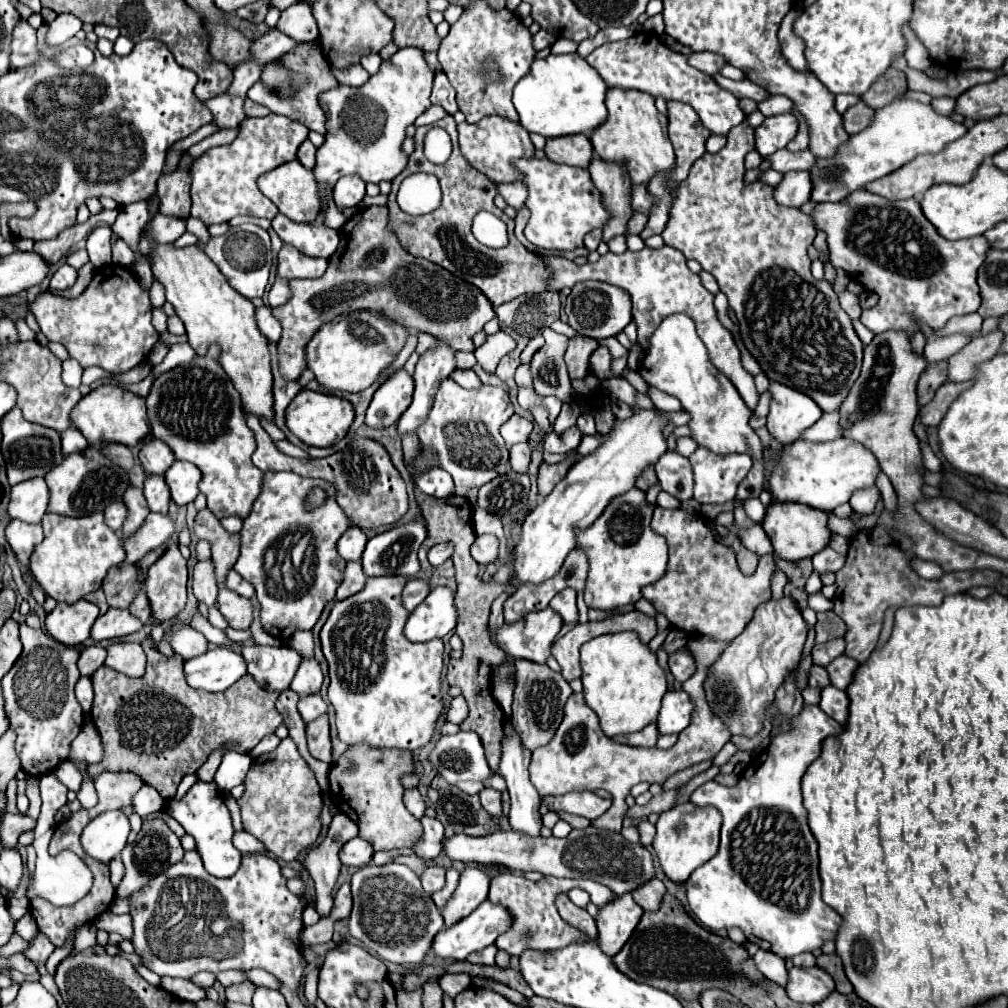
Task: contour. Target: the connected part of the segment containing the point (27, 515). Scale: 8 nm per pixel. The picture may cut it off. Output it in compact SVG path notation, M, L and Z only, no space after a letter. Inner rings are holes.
M44 477L22 481L12 487L12 499L8 505L8 515L12 519L22 519L26 523L40 523L50 499L50 489Z

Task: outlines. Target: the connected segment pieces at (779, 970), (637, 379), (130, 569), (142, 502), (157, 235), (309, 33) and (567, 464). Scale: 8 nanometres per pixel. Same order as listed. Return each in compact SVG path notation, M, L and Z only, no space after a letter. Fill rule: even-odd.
M758 951L754 955L754 963L758 967L758 971L762 971L764 977L768 977L770 981L778 983L778 985L786 985L786 977L788 977L788 971L784 967L784 959L780 959L778 955L774 953L768 953L768 951Z
M626 369L623 377L642 395L648 395L648 386L637 371Z
M116 565L108 571L104 583L102 583L102 589L106 593L106 599L108 599L108 605L110 607L116 607L116 609L126 609L136 591L142 589L142 583L138 583L138 569L136 565ZM134 583L136 583L136 589L134 589Z
M130 487L124 495L124 503L128 507L128 519L122 527L122 535L128 539L130 535L136 535L138 527L142 527L142 521L146 521L146 515L150 513L144 493L138 487Z
M154 215L152 221L148 223L146 235L140 237L138 241L138 251L148 257L156 245L166 245L174 243L184 231L186 231L186 221L184 219L172 219L166 215Z
M300 1L282 11L276 29L298 43L308 43L308 41L318 39L318 27L312 17L312 7Z
M572 459L564 461L564 463L558 463L558 465L542 463L540 469L538 469L538 495L540 495L540 497L550 495L552 487L558 485L558 483L566 477L566 471L568 471L570 467L572 467Z

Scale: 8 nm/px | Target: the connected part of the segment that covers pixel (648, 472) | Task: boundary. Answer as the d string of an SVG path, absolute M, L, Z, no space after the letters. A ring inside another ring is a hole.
M650 465L650 467L644 467L644 471L638 475L638 479L636 479L636 487L638 489L642 489L642 491L646 491L650 485L654 485L658 479L656 479L656 471L654 471L654 465Z

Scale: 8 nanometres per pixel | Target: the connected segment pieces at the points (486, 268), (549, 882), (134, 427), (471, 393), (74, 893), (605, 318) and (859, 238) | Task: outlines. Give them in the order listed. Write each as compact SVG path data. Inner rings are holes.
M446 115L444 119L436 121L430 127L418 127L416 129L416 151L410 155L408 167L392 181L392 191L390 191L390 201L394 201L394 231L398 233L398 239L402 243L402 247L414 255L414 257L422 257L428 259L444 269L448 269L454 275L460 275L464 281L476 285L482 293L486 293L486 297L490 299L490 303L496 307L500 303L506 303L518 295L524 293L540 293L546 289L544 279L546 279L546 267L540 263L540 257L530 253L514 235L514 221L508 219L504 215L504 211L500 211L494 205L494 197L498 195L496 183L492 183L490 179L486 179L486 175L482 175L480 171L476 171L474 167L470 167L470 163L466 161L466 157L462 155L460 147L458 147L458 129L456 123L452 119L452 115ZM432 127L442 127L444 131L448 131L448 135L452 137L452 155L446 163L442 165L434 165L424 157L424 135L432 129ZM418 171L426 171L438 177L440 187L442 187L442 205L428 213L428 215L420 215L420 217L412 217L406 215L398 203L396 203L396 191L398 185L404 177L418 173ZM482 209L492 211L496 217L500 217L502 221L506 221L508 225L508 239L510 243L502 249L490 249L484 247L482 243L478 243L470 231L472 227L472 219L476 213L480 213Z
M504 871L500 875L496 875L490 883L490 901L496 905L502 905L508 909L510 917L512 917L512 925L506 933L502 933L496 941L496 945L500 949L504 949L510 955L520 955L526 947L536 947L536 949L560 949L566 947L572 941L588 941L586 935L582 935L580 930L572 927L568 923L564 923L564 919L558 915L556 909L556 897L558 893L566 893L572 887L580 887L584 891L590 893L592 903L596 905L604 905L608 903L614 893L608 887L602 887L602 884L592 881L592 879L558 879L558 877L544 877L540 881L528 881L526 877L512 873L512 871Z
M100 385L98 389L90 391L86 397L78 401L78 405L72 409L72 423L74 427L88 439L88 443L100 443L100 441L112 441L122 443L126 447L138 445L148 433L150 425L146 419L146 401L140 395L134 395L132 391L126 391L118 385Z
M444 379L434 397L434 407L426 423L418 429L418 439L424 447L434 449L438 467L448 471L454 479L454 495L468 499L470 489L480 489L490 479L506 475L508 449L500 435L500 427L514 415L508 391L494 385L482 385L478 389L464 389L452 379Z
M48 851L38 853L34 881L28 891L28 899L42 897L54 905L74 905L92 887L90 867L72 851L62 851L50 857ZM64 887L64 899L62 899Z
M582 281L572 287L568 299L566 299L566 315L572 329L576 329L584 337L594 339L606 339L614 337L632 321L630 313L630 295L624 289L618 289L608 283L600 281Z
M864 189L854 191L852 195L848 195L838 203L818 203L812 213L812 219L816 227L826 231L828 235L830 263L850 273L854 281L878 293L880 297L878 305L862 311L860 317L860 321L872 333L882 333L888 329L906 329L916 333L918 325L912 321L912 315L924 321L930 329L940 329L946 325L948 319L956 315L968 315L978 311L980 297L976 285L976 271L984 263L986 253L990 249L990 243L984 235L960 241L948 241L942 235L938 235L936 227L930 225L926 215L922 215L920 203L916 199L888 201Z

